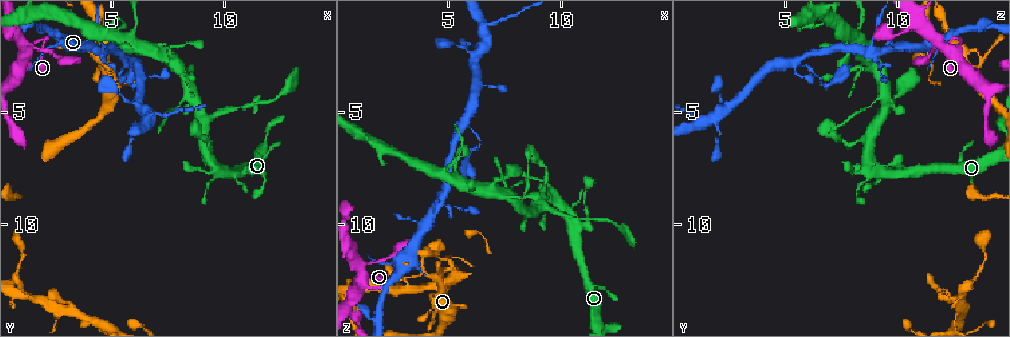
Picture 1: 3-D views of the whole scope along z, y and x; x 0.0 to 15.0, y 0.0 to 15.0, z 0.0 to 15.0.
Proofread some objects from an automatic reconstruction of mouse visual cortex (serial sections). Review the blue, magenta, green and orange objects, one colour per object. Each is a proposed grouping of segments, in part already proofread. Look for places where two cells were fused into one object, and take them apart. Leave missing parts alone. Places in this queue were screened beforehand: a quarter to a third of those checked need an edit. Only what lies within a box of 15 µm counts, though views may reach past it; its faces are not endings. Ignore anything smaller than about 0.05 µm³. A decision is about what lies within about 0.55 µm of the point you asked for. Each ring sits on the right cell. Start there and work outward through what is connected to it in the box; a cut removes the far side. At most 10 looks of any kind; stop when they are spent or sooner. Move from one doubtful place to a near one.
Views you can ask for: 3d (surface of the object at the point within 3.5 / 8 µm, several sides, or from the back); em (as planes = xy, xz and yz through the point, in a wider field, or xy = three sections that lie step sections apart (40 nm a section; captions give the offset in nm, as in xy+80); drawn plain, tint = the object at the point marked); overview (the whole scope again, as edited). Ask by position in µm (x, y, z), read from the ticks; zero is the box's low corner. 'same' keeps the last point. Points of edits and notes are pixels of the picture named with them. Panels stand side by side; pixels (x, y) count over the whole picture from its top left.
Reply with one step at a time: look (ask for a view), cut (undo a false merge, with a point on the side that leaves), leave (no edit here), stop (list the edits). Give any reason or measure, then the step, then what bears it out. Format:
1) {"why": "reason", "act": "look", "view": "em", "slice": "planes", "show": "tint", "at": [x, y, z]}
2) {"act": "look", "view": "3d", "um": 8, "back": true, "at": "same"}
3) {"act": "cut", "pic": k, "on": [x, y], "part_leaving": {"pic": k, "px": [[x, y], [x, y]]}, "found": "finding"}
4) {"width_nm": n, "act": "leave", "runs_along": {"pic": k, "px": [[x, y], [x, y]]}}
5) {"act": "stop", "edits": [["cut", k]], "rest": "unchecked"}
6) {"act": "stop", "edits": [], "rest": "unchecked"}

{"why": "looks like a crossing", "act": "look", "view": "3d", "um": 3.5, "at": [4.6, 2.3, 9.2]}

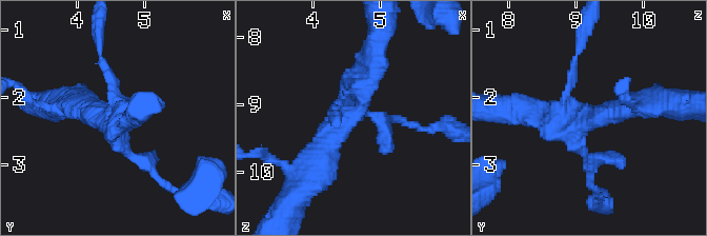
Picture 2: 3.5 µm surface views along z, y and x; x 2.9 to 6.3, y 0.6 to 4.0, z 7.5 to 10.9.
{"arms": 4, "arm_widths_nm": [150, 150, 300, 350], "act": "look", "view": "em", "slice": "xy", "step": 1, "show": "tint", "at": [4.65, 2.30, 9.10]}

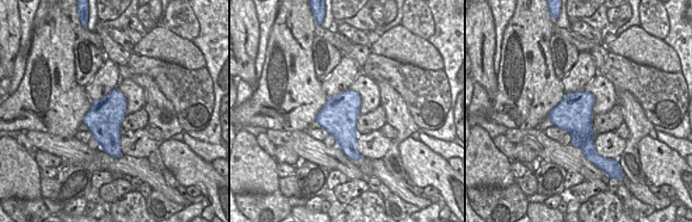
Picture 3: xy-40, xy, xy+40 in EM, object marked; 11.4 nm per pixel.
{"act": "cut", "pic": 2, "on": [579, 50], "part_leaving": {"pic": 2, "px": [[568, 87], [582, 28]]}, "found": "a second cell is stuck on"}

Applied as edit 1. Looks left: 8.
{"why": "three arms meet", "act": "look", "view": "3d", "um": 8, "at": [5.7, 2.8, 5.4]}

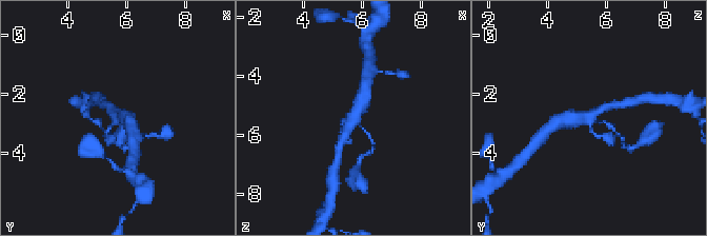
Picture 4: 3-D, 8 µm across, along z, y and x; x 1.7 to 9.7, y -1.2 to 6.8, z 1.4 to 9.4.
{"why": "shape alone is not enough", "act": "look", "view": "em", "slice": "xy", "step": 5, "show": "tint", "at": [5.8, 2.8, 5.4]}

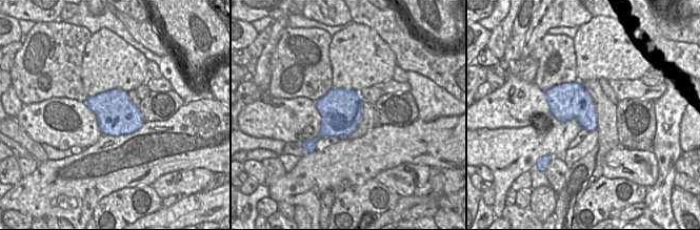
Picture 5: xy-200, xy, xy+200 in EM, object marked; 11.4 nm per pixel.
{"width_nm": 480, "act": "leave", "runs_along": {"pic": 4, "px": [[341, 140], [363, 103], [365, 92]]}, "found": "one cell here"}

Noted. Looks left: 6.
{"why": "thick turns thin", "act": "look", "view": "3d", "um": 3.5, "back": true, "at": [8.4, 4.2, 9.4]}

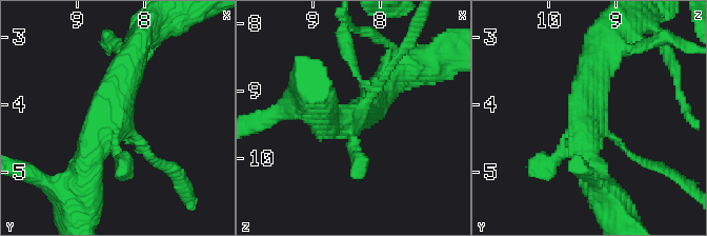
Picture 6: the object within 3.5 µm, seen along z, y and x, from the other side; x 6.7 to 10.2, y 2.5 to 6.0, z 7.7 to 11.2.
{"why": "now the EM", "act": "look", "view": "em", "slice": "xy", "step": 2, "show": "tint", "at": [8.50, 4.25, 9.50]}

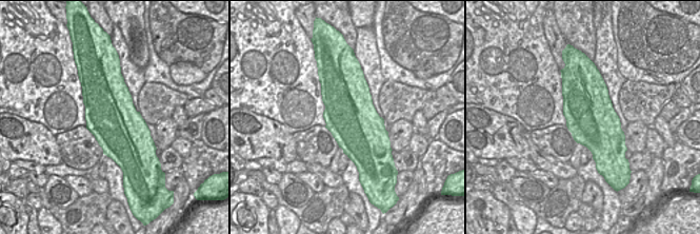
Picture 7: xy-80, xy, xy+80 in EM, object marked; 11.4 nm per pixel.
{"act": "leave", "found": "continuous, no second cell"}

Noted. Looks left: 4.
{"why": "a narrow waist", "act": "look", "view": "3d", "um": 3.5, "at": [6.6, 5.3, 1.5]}

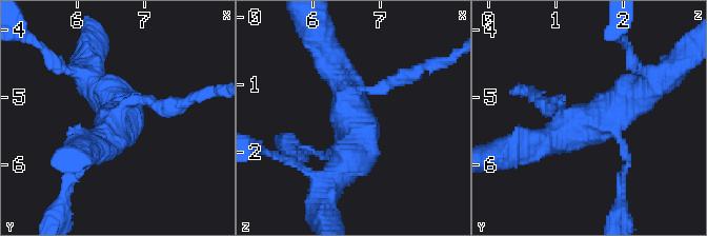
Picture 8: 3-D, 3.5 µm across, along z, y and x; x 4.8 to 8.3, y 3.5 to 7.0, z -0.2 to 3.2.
{"act": "look", "view": "em", "slice": "xy", "step": 3, "show": "tint", "at": [6.60, 5.35, 1.50]}

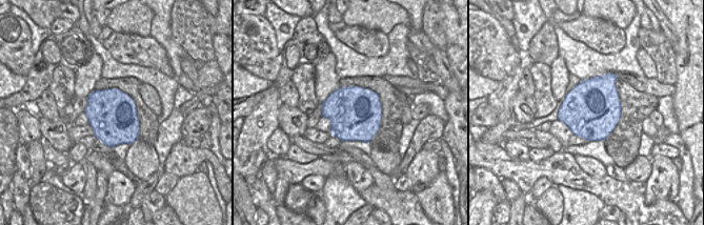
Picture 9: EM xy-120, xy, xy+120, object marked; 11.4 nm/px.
{"arms": 4, "act": "cut", "pic": 8, "on": [395, 80], "part_leaving": {"pic": 8, "px": [[360, 91], [447, 61]]}, "found": "two cells meet here"}

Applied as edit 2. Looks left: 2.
{"act": "stop", "edits": [["cut", 2], ["cut", 8]], "rest": "unchecked"}

